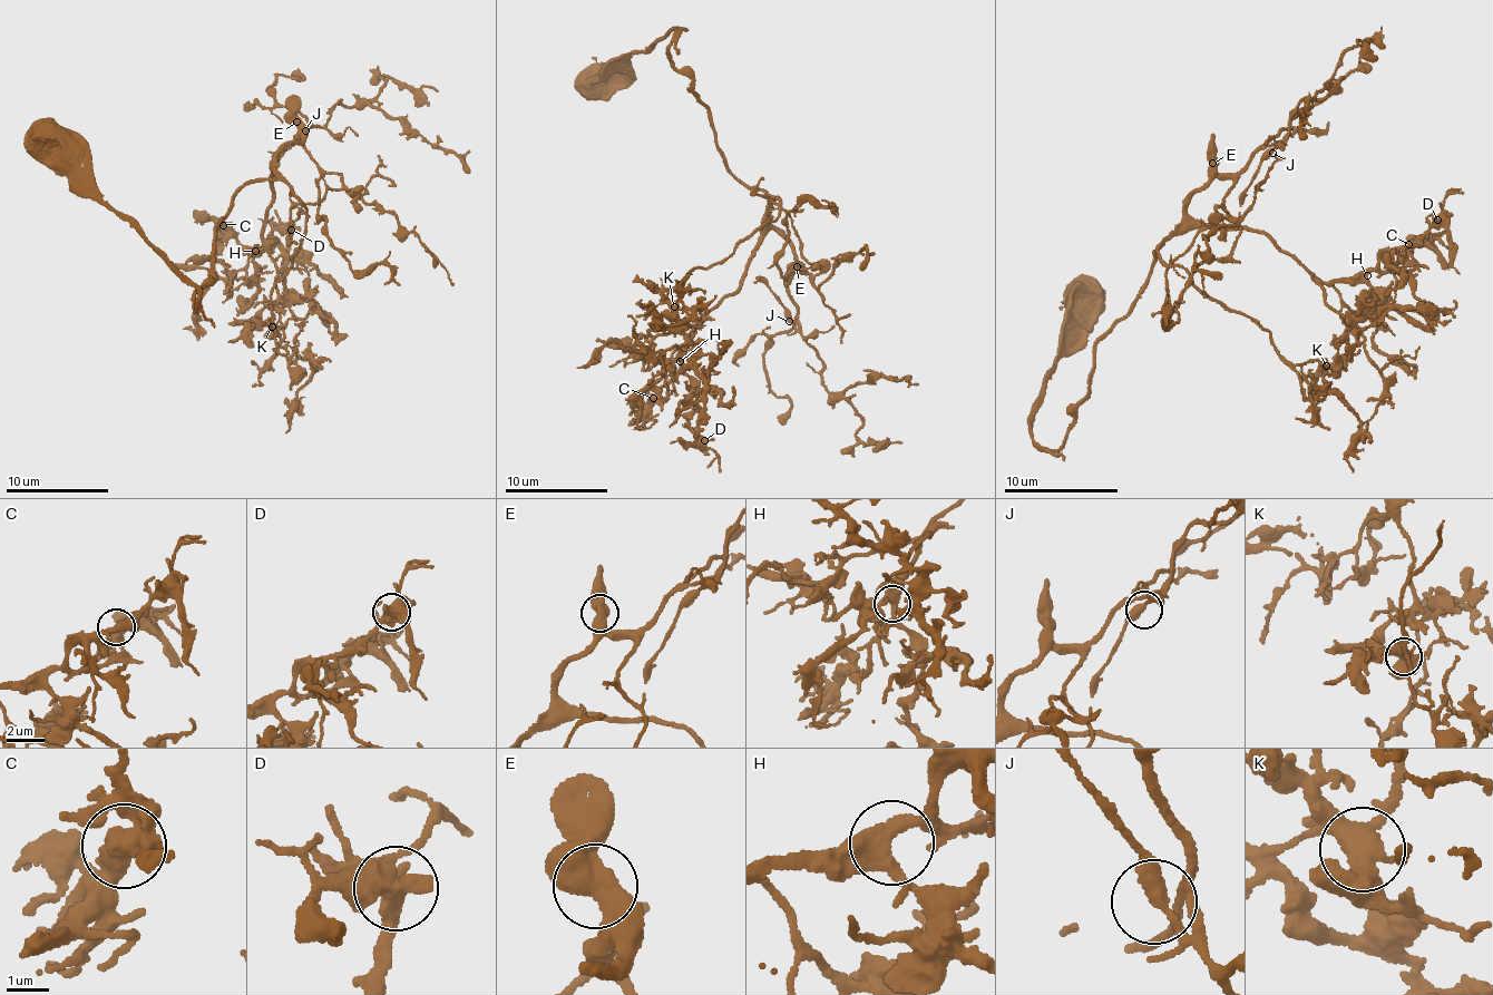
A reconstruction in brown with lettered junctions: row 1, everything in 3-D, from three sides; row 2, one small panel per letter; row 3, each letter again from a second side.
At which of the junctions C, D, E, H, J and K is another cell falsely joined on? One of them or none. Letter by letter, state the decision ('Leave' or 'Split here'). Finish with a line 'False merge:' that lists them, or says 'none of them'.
C: Leave
D: Leave
E: Leave
H: Leave
J: Leave
K: Leave
False merge: none of them

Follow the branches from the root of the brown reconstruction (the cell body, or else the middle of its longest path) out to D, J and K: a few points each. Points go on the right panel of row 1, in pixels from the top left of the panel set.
D: (1084, 299), (1027, 425), (1052, 450), (1087, 392), (1093, 345), (1176, 234), (1252, 228), (1343, 282), (1437, 220)
J: (1084, 299), (1027, 425), (1052, 450), (1087, 392), (1093, 345), (1128, 312), (1193, 192), (1272, 153)
K: (1084, 299), (1027, 425), (1052, 450), (1087, 392), (1093, 345), (1128, 312), (1157, 247), (1287, 361), (1326, 366)

